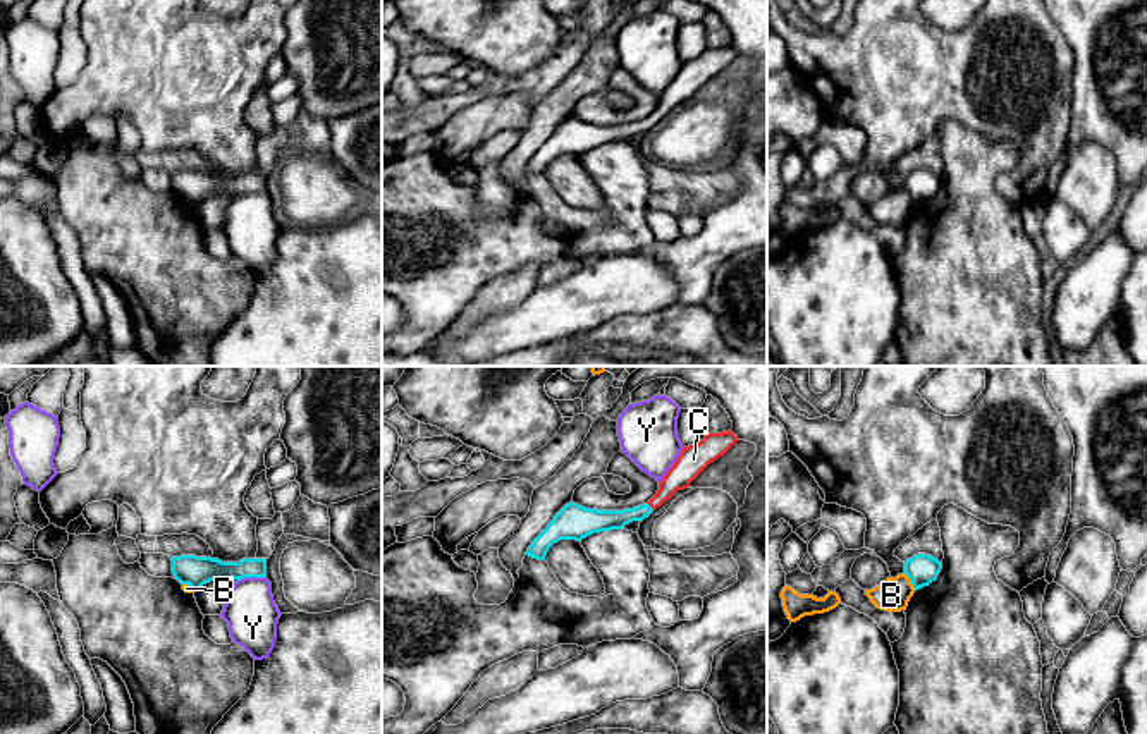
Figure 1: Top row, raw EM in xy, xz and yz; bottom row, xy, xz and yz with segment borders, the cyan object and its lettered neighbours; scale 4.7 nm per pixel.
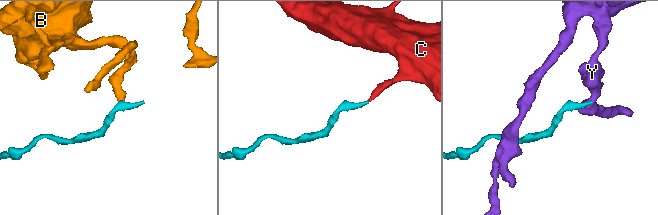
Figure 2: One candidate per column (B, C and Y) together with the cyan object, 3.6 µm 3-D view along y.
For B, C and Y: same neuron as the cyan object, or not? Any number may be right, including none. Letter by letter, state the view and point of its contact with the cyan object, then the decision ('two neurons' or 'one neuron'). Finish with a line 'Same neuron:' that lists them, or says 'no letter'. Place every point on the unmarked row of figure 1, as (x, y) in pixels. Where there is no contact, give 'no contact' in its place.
B: meets cyan in yz at (910, 195); two neurons
C: meets cyan in xz at (649, 121); one neuron
Y: meets cyan in xy at (251, 191); two neurons
Same neuron: C

